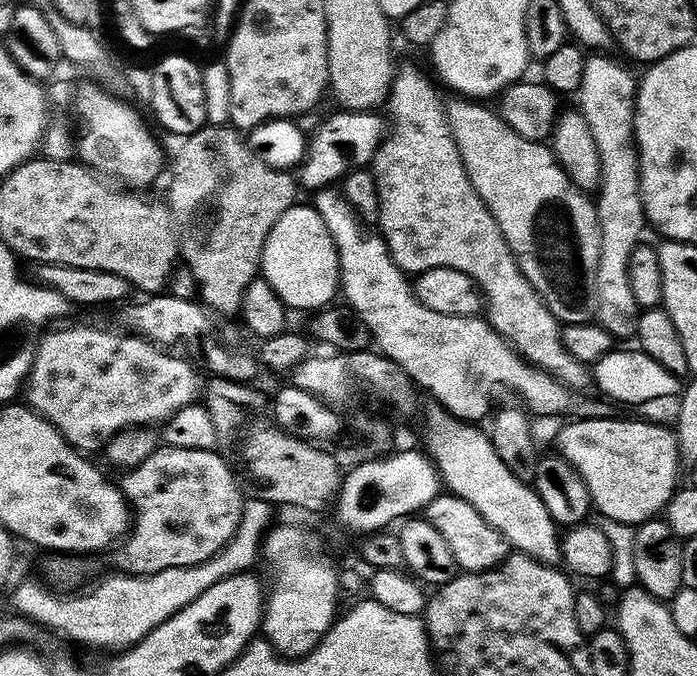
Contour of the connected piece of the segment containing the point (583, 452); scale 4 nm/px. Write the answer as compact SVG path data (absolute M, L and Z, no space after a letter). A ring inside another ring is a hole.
M576 418L556 436L555 451L578 470L590 490L593 509L616 524L639 526L659 517L678 487L676 475L681 475L676 434L671 427L651 424L648 420L612 420L613 418Z

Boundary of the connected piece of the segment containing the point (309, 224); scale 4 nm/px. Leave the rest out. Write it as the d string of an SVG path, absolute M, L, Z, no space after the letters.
M293 204L278 222L274 222L260 255L260 272L289 309L320 310L331 305L338 296L340 267L336 243L326 230L326 222L322 222L315 208L304 204Z

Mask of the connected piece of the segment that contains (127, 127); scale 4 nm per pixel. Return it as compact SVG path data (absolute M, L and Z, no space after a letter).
M91 83L74 96L74 112L76 108L76 116L80 119L80 136L78 132L74 144L75 155L97 173L117 181L125 180L120 182L129 189L144 190L147 184L159 178L164 152L152 137L147 122L126 101L119 100L107 87Z

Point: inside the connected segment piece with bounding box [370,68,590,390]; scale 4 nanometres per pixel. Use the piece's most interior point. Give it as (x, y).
(431, 217)

